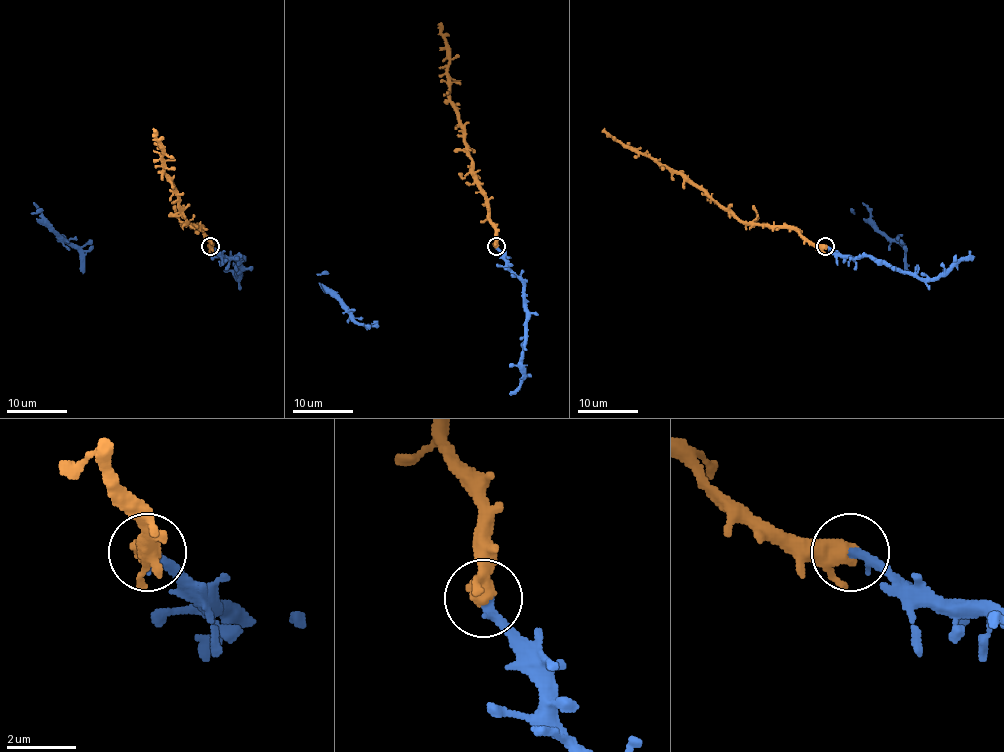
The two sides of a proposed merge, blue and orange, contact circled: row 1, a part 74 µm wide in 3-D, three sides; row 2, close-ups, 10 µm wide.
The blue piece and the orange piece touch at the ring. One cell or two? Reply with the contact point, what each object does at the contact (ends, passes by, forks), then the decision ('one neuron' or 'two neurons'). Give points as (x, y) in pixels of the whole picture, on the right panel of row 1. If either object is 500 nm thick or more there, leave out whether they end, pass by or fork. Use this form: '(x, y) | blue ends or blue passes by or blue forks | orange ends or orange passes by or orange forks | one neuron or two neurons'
(825, 246) | blue ends | orange passes by | one neuron

